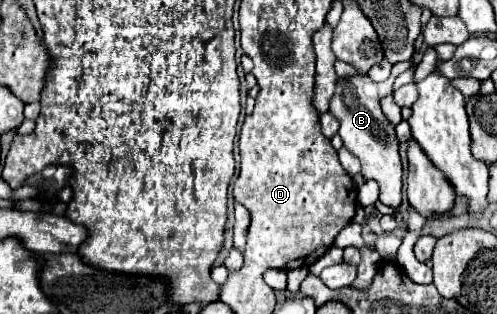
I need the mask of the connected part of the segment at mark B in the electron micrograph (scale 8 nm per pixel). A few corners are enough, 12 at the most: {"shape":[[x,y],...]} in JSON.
{"shape":[[414,60],[390,79],[340,79],[330,113],[360,175],[380,185],[380,201],[402,203],[400,143],[380,109]]}

